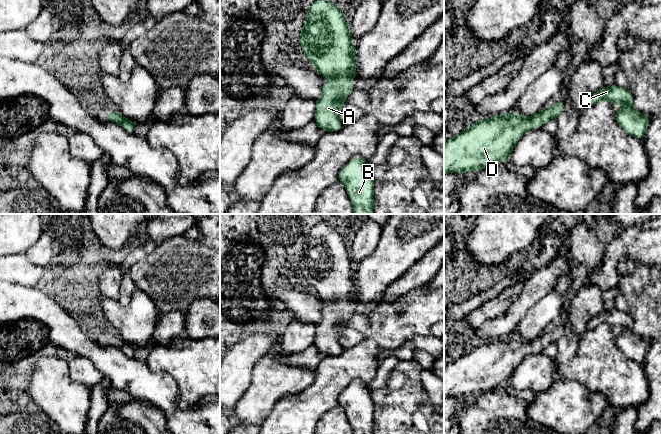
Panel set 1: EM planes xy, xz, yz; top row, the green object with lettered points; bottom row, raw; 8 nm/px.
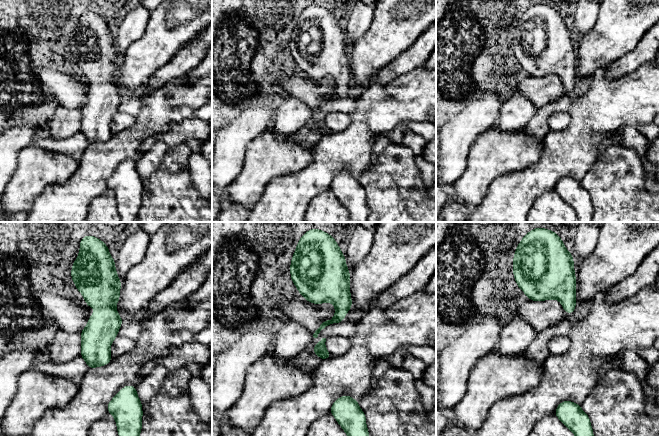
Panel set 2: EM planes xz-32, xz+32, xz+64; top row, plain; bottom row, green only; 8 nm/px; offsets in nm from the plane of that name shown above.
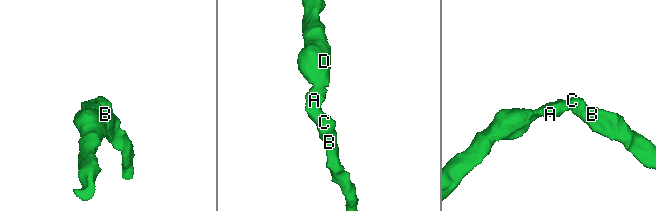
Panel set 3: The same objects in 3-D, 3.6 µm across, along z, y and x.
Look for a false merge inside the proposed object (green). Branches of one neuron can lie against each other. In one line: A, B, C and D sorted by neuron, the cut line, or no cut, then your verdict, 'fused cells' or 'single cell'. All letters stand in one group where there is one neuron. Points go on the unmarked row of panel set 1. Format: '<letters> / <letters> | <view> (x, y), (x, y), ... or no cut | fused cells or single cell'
A B C D | no cut | single cell

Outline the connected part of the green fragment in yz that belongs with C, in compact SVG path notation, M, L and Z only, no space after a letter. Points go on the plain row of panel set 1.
M613 308L610 311L604 310L600 315L592 318L587 323L587 330L597 328L599 325L608 325L621 328L617 337L616 346L628 357L636 362L644 362L650 343L634 333L633 320L629 313Z

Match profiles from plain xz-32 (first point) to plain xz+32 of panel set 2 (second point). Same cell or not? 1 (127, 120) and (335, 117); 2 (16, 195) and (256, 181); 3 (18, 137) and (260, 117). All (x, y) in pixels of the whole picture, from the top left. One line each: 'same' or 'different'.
1: same
2: same
3: same

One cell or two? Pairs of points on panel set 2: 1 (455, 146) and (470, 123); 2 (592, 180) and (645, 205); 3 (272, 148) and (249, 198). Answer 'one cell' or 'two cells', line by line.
1: one cell
2: one cell
3: one cell

